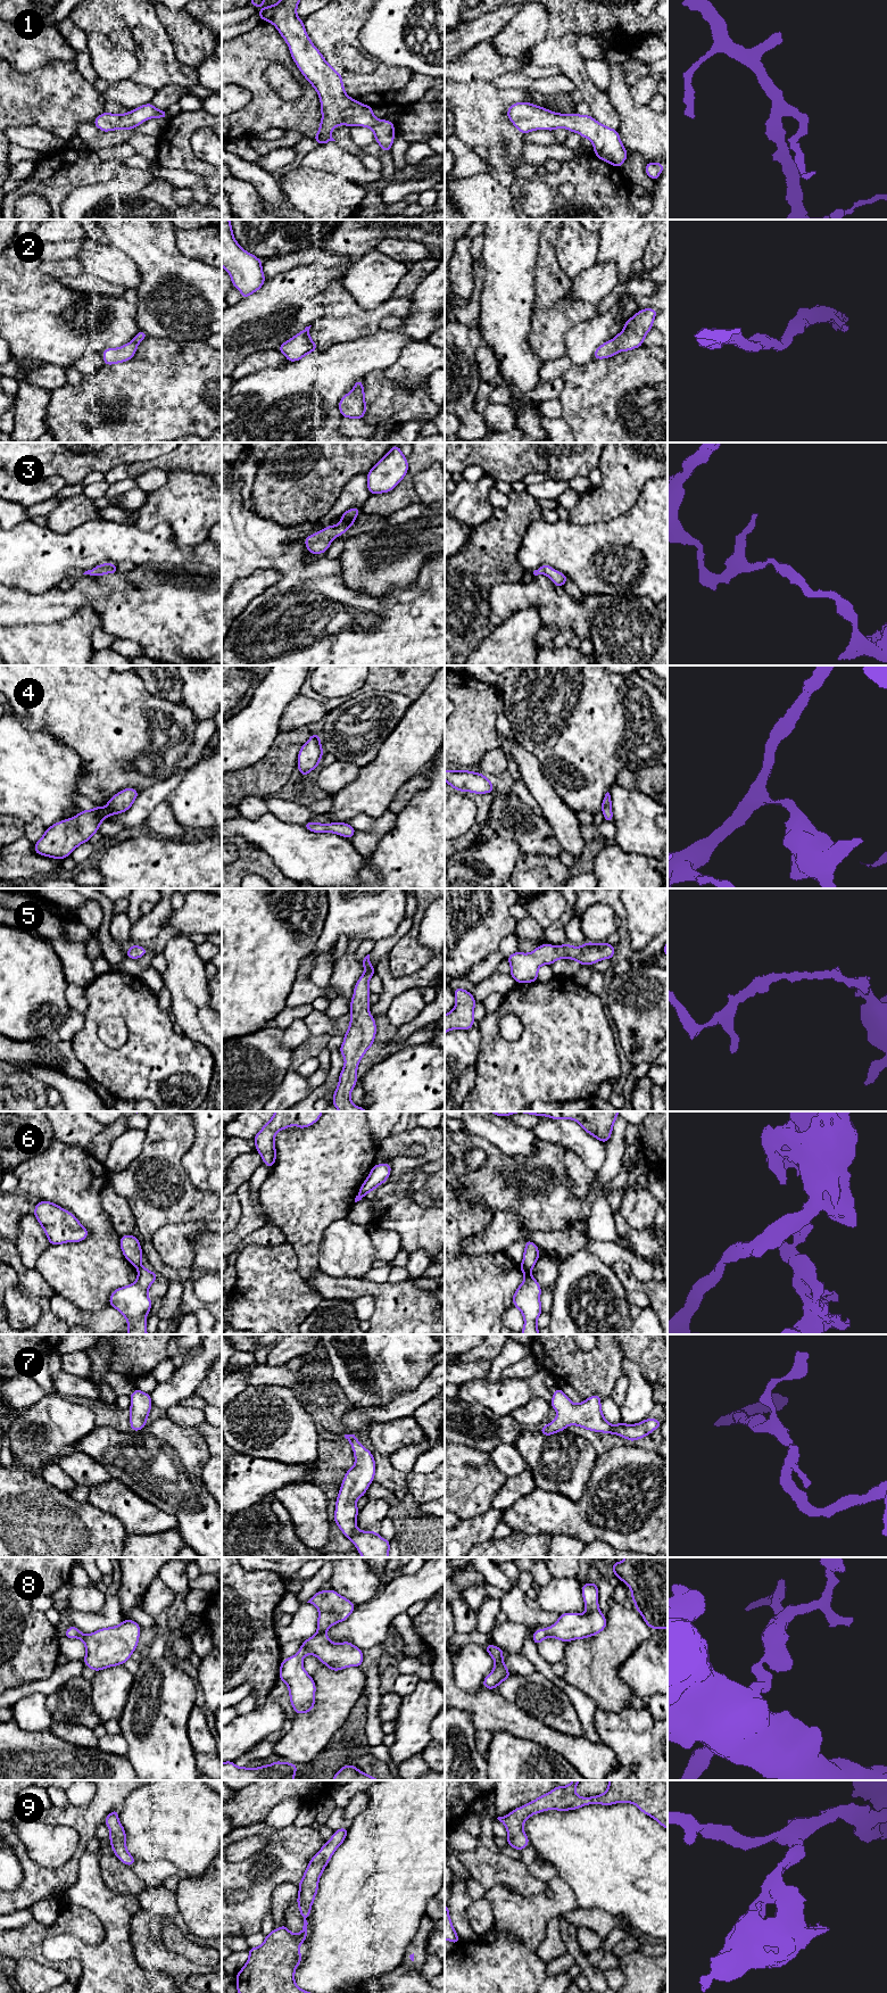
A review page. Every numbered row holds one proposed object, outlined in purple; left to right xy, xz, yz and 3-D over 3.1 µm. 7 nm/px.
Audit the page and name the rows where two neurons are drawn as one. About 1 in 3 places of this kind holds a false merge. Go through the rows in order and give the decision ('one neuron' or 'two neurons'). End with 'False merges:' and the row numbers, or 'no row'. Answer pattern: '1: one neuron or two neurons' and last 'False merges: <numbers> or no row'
1: one neuron
2: one neuron
3: one neuron
4: one neuron
5: one neuron
6: two neurons
7: one neuron
8: one neuron
9: one neuron
False merges: 6

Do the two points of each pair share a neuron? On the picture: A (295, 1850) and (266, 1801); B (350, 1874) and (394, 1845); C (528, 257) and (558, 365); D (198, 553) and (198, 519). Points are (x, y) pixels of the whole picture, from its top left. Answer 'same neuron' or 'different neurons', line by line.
A: different neurons
B: same neuron
C: different neurons
D: different neurons

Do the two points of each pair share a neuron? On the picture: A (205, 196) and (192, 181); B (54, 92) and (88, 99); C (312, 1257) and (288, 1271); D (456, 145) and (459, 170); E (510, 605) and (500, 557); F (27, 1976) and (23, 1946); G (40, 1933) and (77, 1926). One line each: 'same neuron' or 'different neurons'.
A: same neuron
B: same neuron
C: different neurons
D: same neuron
E: different neurons
F: different neurons
G: same neuron

